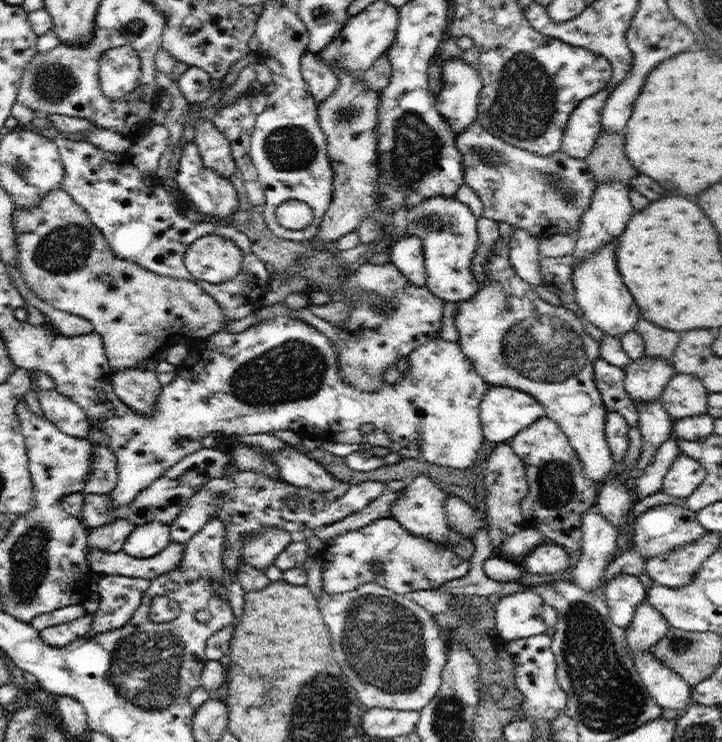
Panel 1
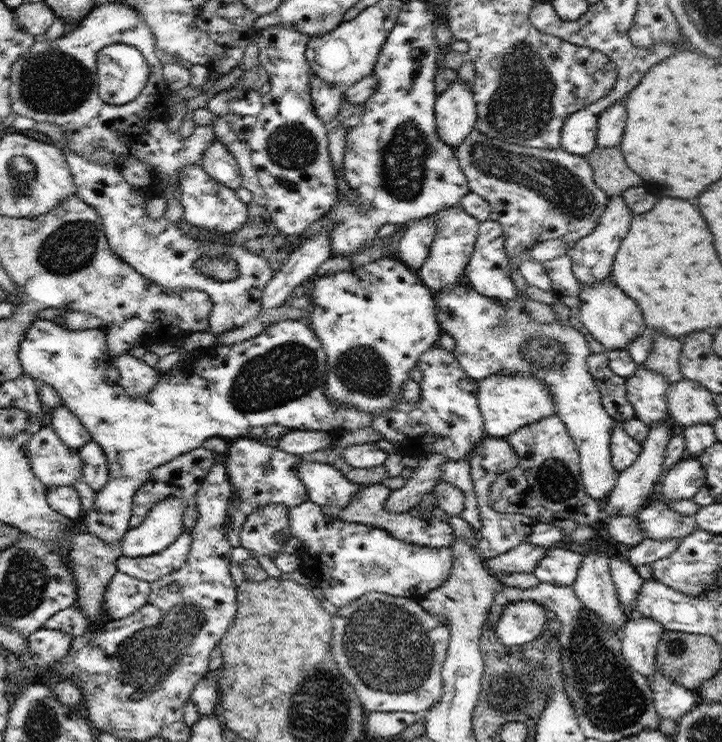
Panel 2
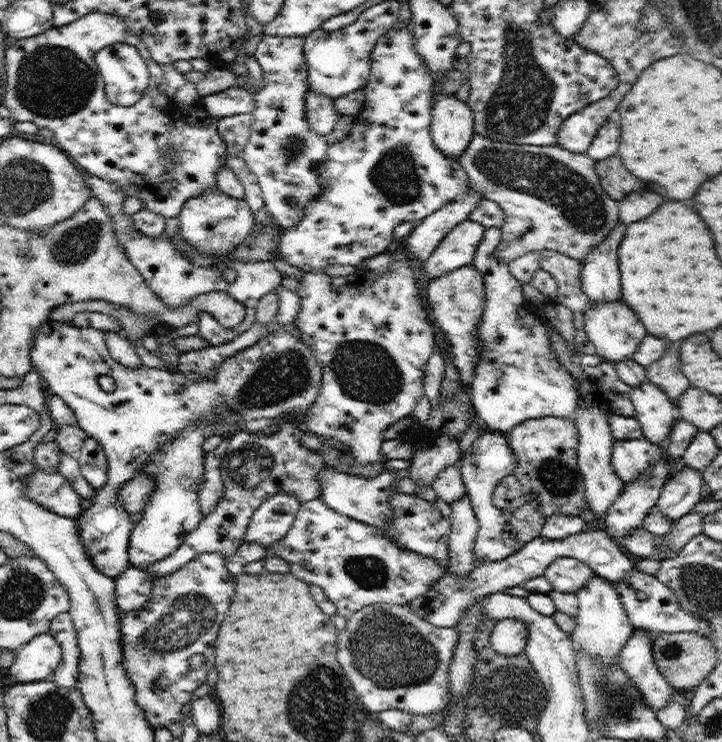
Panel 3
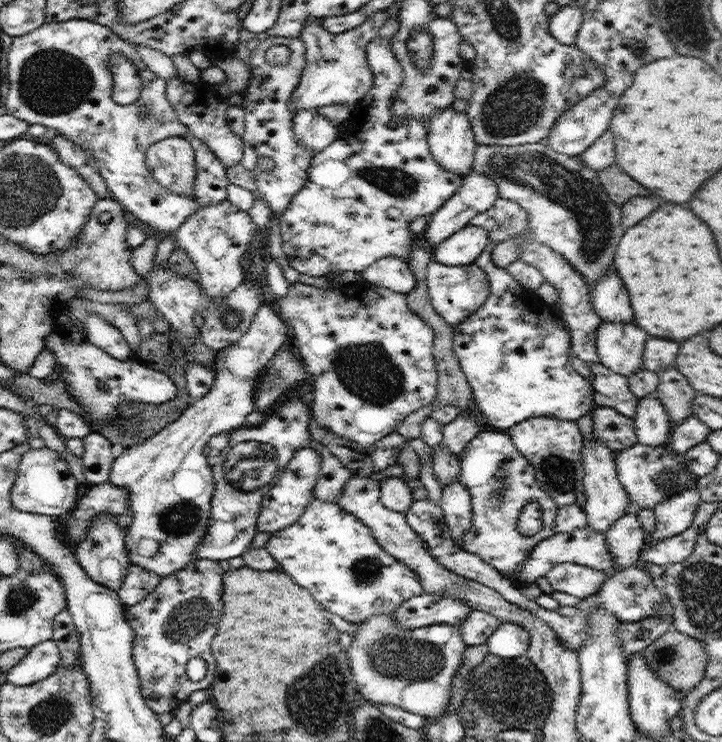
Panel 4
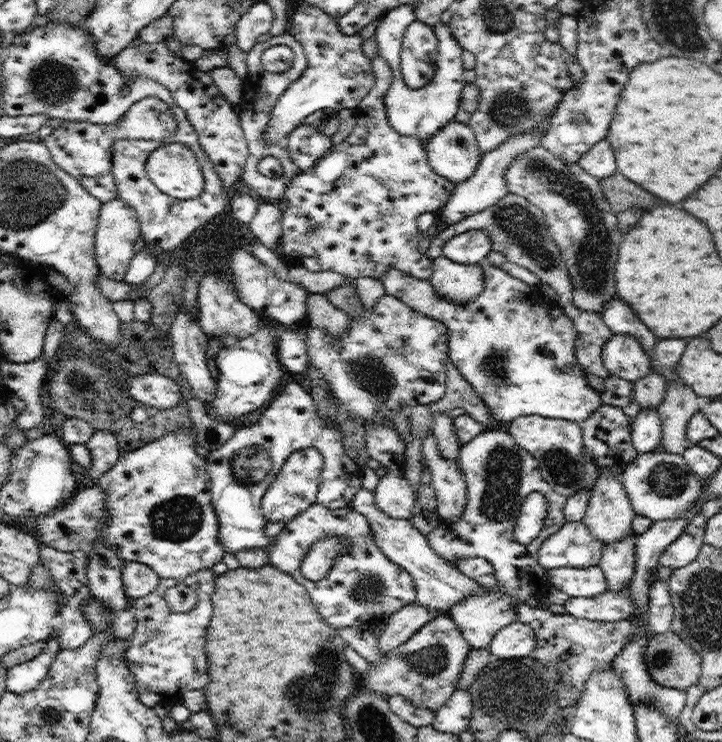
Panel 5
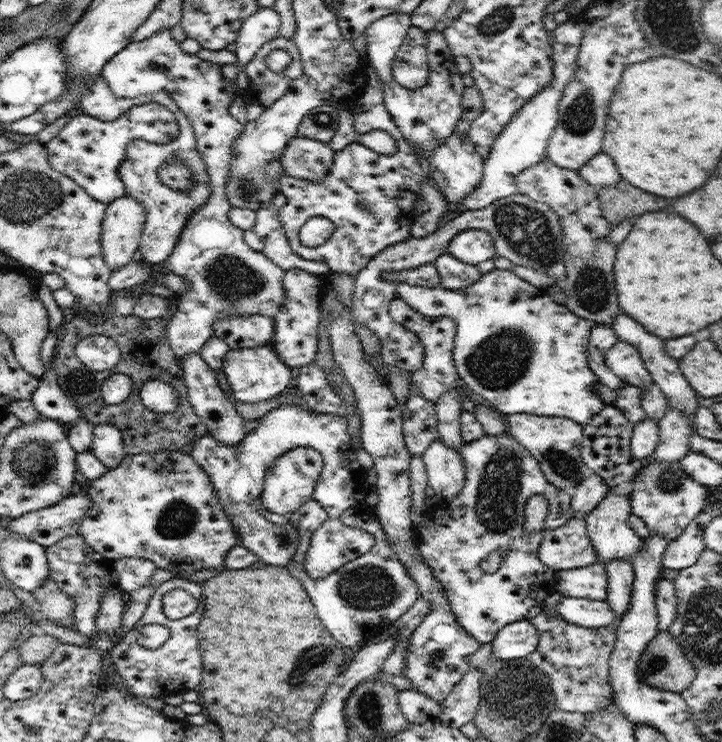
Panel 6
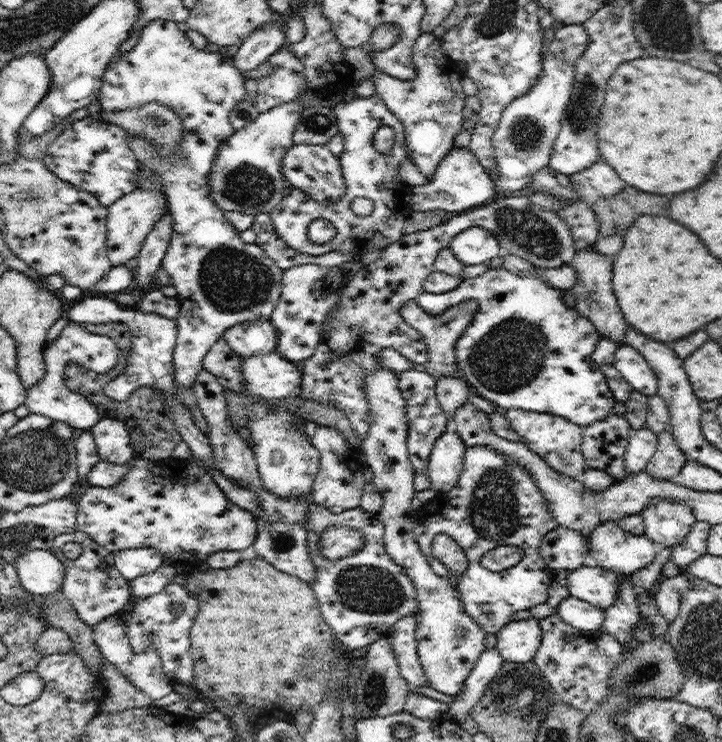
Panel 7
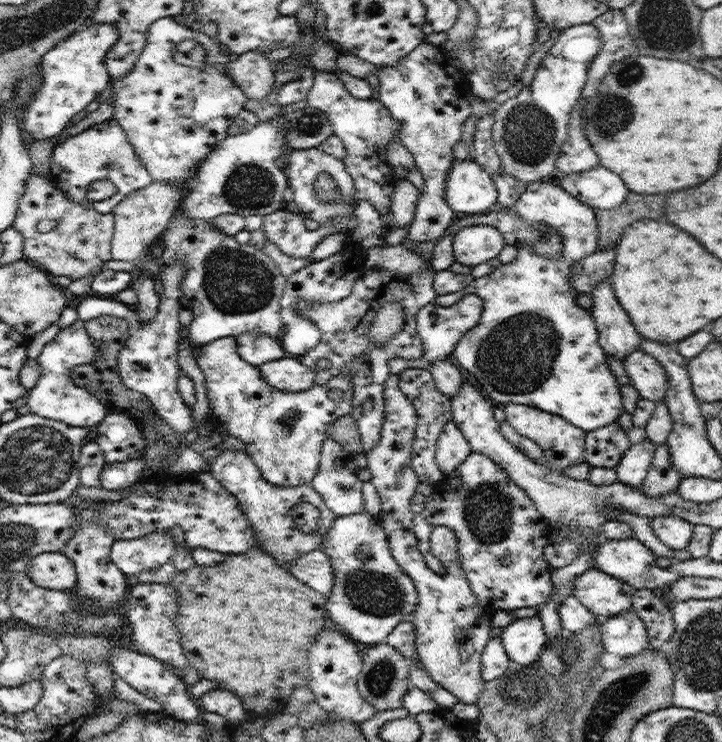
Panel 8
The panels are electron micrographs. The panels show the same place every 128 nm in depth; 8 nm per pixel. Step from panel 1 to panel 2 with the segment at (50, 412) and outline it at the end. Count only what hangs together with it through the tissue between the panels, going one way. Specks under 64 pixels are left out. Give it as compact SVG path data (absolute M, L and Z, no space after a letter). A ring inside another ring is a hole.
M64 404L50 409L52 428L64 444L70 448L80 449L83 444L91 440L87 428L80 419Z

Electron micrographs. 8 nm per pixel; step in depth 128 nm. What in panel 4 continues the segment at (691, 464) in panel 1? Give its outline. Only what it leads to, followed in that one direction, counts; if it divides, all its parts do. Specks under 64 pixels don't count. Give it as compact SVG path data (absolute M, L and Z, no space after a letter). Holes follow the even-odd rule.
M693 483L689 485L688 490L676 494L672 498L661 500L653 508L656 526L654 532L651 532L650 536L645 539L645 544L672 538L690 528L702 501L700 493Z

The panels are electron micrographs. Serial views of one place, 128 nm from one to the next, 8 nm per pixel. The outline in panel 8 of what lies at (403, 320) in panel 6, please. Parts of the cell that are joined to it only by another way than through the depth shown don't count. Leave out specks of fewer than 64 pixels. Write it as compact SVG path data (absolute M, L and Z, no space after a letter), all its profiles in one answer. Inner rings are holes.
M465 295L462 300L449 307L443 307L436 303L427 304L416 312L416 328L418 336L421 338L423 353L420 358L408 360L407 358L392 358L388 360L388 371L390 374L399 375L402 371L408 368L423 368L428 369L434 362L450 358L453 354L458 341L469 332L482 316L483 302L479 296Z

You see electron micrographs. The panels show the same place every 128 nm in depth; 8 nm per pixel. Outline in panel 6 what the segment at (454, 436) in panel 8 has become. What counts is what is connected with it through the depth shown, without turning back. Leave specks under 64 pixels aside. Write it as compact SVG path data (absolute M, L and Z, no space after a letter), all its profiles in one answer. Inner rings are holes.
M439 438L434 440L421 456L427 470L427 483L434 489L437 500L444 499L449 501L453 499L465 485L465 465L460 451L448 448Z

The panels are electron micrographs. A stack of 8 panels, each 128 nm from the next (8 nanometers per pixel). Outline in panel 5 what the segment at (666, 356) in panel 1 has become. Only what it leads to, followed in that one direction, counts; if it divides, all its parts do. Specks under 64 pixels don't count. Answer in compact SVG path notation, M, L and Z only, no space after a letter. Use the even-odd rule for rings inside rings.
M668 380L664 400L658 406L657 411L662 425L660 449L682 455L690 445L686 436L686 429L689 420L699 411L698 395L684 382Z

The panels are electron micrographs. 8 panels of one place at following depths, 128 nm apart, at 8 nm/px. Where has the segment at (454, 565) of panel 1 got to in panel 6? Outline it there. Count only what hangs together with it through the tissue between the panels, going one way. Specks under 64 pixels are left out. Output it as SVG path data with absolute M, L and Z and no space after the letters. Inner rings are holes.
M315 498L305 502L288 516L288 522L298 529L300 544L286 568L304 584L322 624L351 654L367 642L373 642L383 636L390 624L397 621L418 600L420 593L407 568L392 550L372 506L359 505L349 508L339 518L348 526L367 530L375 538L374 546L366 554L347 562L332 574L321 579L312 578L305 567L308 544L313 532L330 516Z

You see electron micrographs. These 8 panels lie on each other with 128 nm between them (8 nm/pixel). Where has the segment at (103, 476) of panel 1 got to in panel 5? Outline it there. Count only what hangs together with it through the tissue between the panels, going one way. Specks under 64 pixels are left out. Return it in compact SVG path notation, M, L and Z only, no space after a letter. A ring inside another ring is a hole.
M109 430L94 431L86 446L91 452L92 467L88 469L89 476L96 483L102 473L110 471L118 463L121 448L118 446L117 436Z

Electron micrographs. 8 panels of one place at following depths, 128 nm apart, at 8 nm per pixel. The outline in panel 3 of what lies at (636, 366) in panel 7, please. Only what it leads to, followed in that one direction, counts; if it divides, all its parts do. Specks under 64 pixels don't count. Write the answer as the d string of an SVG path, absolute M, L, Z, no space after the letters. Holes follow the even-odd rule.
M593 302L591 308L584 312L584 330L596 352L606 360L622 362L632 360L642 339L646 336L644 324L634 316L634 312L626 304L608 304L608 302Z

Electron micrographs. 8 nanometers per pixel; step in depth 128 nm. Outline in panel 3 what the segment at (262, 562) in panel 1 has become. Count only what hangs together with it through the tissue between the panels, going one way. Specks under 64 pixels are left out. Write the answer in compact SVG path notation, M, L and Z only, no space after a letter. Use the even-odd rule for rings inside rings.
M278 491L265 500L250 519L245 534L245 542L257 542L268 550L282 540L296 518L301 502L290 493Z

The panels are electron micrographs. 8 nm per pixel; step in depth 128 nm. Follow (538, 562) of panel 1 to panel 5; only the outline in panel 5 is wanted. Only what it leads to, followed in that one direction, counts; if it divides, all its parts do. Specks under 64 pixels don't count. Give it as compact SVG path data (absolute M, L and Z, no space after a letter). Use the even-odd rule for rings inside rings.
M598 566L586 568L560 567L547 570L551 586L571 597L593 597L607 591L603 570Z

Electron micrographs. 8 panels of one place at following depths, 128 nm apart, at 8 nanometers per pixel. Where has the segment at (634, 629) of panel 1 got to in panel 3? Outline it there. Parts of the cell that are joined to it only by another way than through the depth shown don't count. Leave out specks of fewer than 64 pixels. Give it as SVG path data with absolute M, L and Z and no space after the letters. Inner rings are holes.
M635 628L619 656L620 668L628 675L634 687L642 693L644 703L656 712L662 711L674 699L675 690L658 671L652 654L656 634L644 628Z

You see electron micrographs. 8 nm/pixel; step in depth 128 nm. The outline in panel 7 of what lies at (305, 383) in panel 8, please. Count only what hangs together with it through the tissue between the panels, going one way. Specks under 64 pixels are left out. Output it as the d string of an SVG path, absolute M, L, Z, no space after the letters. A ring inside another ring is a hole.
M277 351L247 356L241 367L243 385L252 396L271 401L298 394L303 375L299 364L286 360Z

